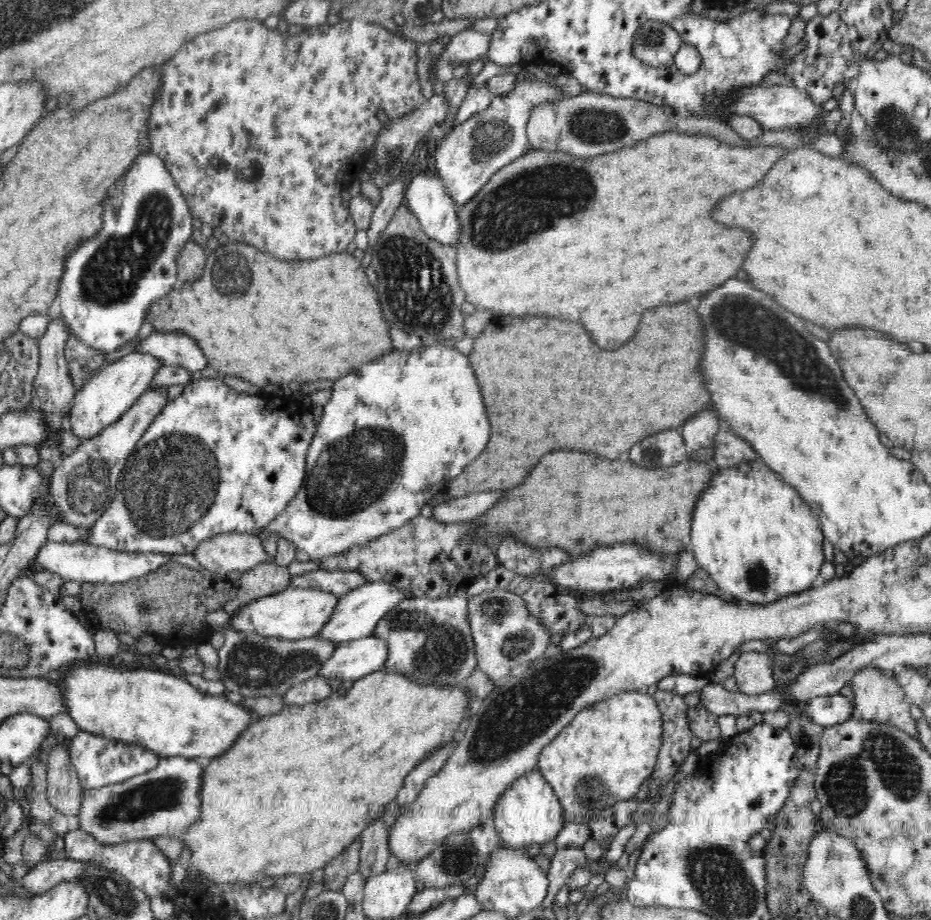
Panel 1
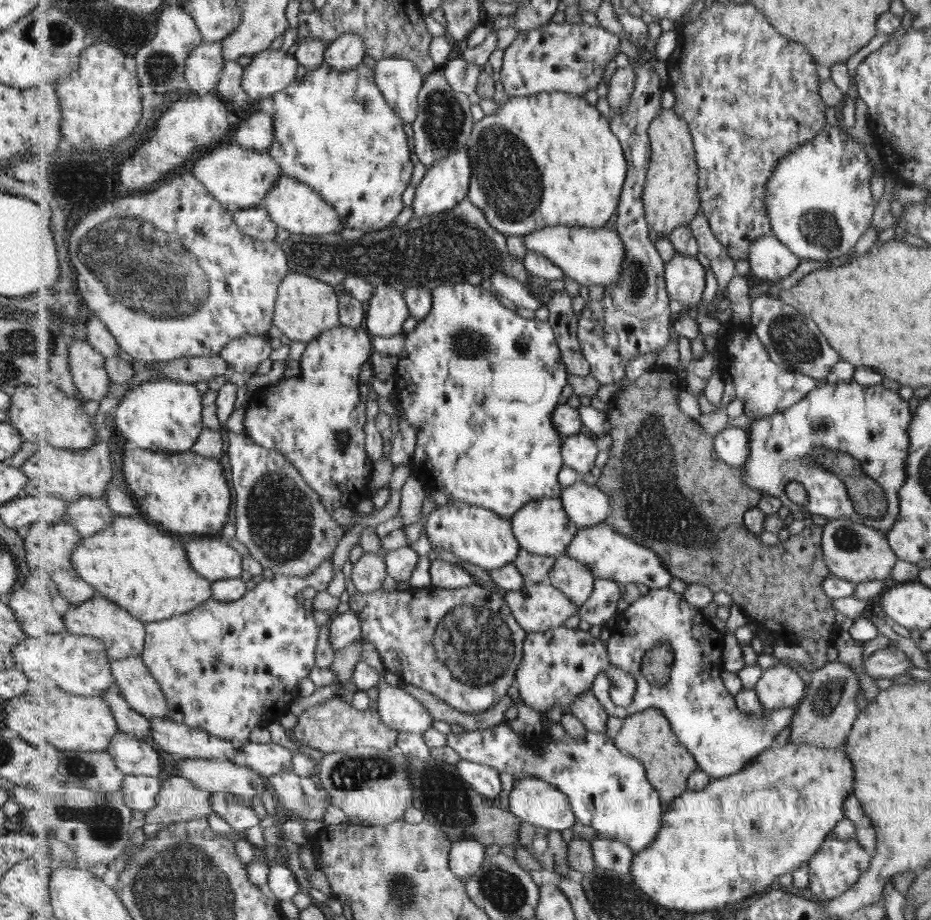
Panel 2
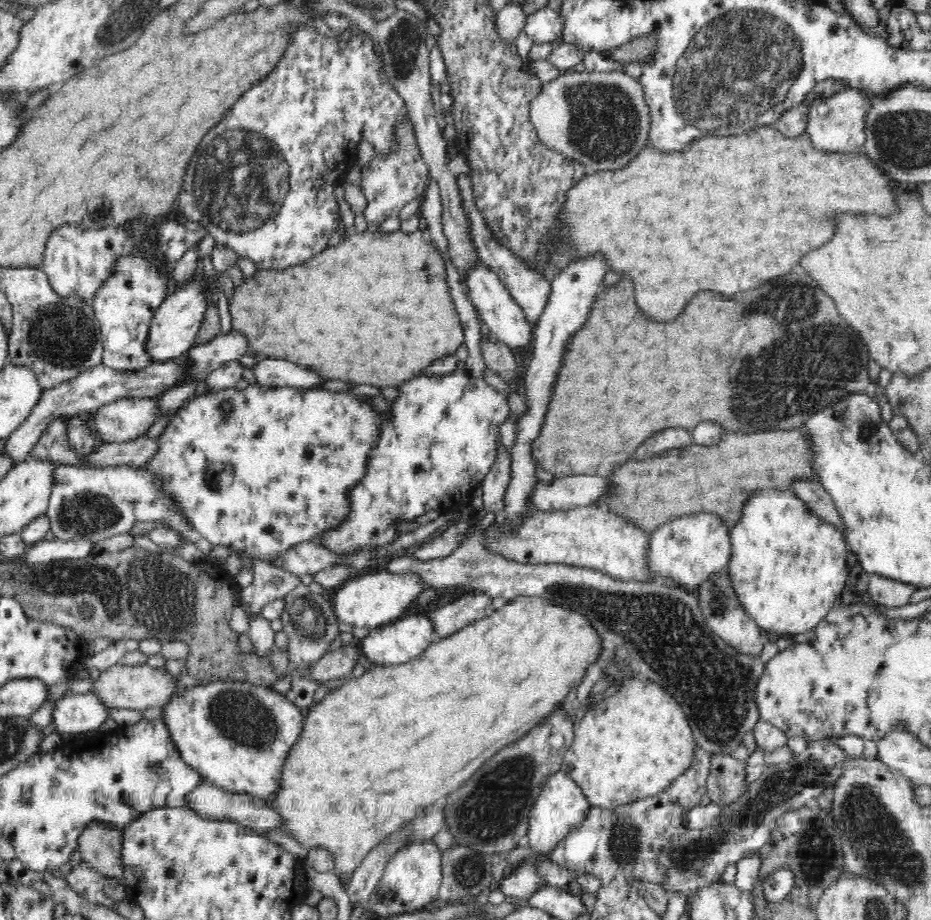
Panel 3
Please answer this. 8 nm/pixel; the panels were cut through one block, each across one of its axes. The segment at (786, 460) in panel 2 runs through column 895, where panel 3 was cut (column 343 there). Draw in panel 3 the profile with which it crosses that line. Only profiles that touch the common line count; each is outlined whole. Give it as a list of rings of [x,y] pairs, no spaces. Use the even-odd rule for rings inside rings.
[[[258,384],[249,385],[242,390],[236,387],[212,390],[210,393],[201,393],[190,399],[181,409],[178,409],[169,420],[162,433],[156,438],[157,447],[154,454],[145,462],[142,468],[149,472],[163,496],[177,506],[183,520],[190,528],[193,528],[200,536],[203,536],[212,546],[230,546],[240,548],[245,556],[252,559],[272,562],[280,558],[280,554],[292,548],[298,543],[307,543],[316,540],[322,532],[332,530],[342,524],[350,512],[350,499],[348,499],[348,488],[356,487],[364,478],[367,462],[370,460],[370,450],[380,436],[380,426],[376,428],[378,420],[370,406],[362,404],[356,396],[348,396],[344,391],[338,394],[322,392],[322,390],[302,390],[302,388],[282,387],[270,388]],[[232,401],[231,409],[224,413],[222,402]]]

